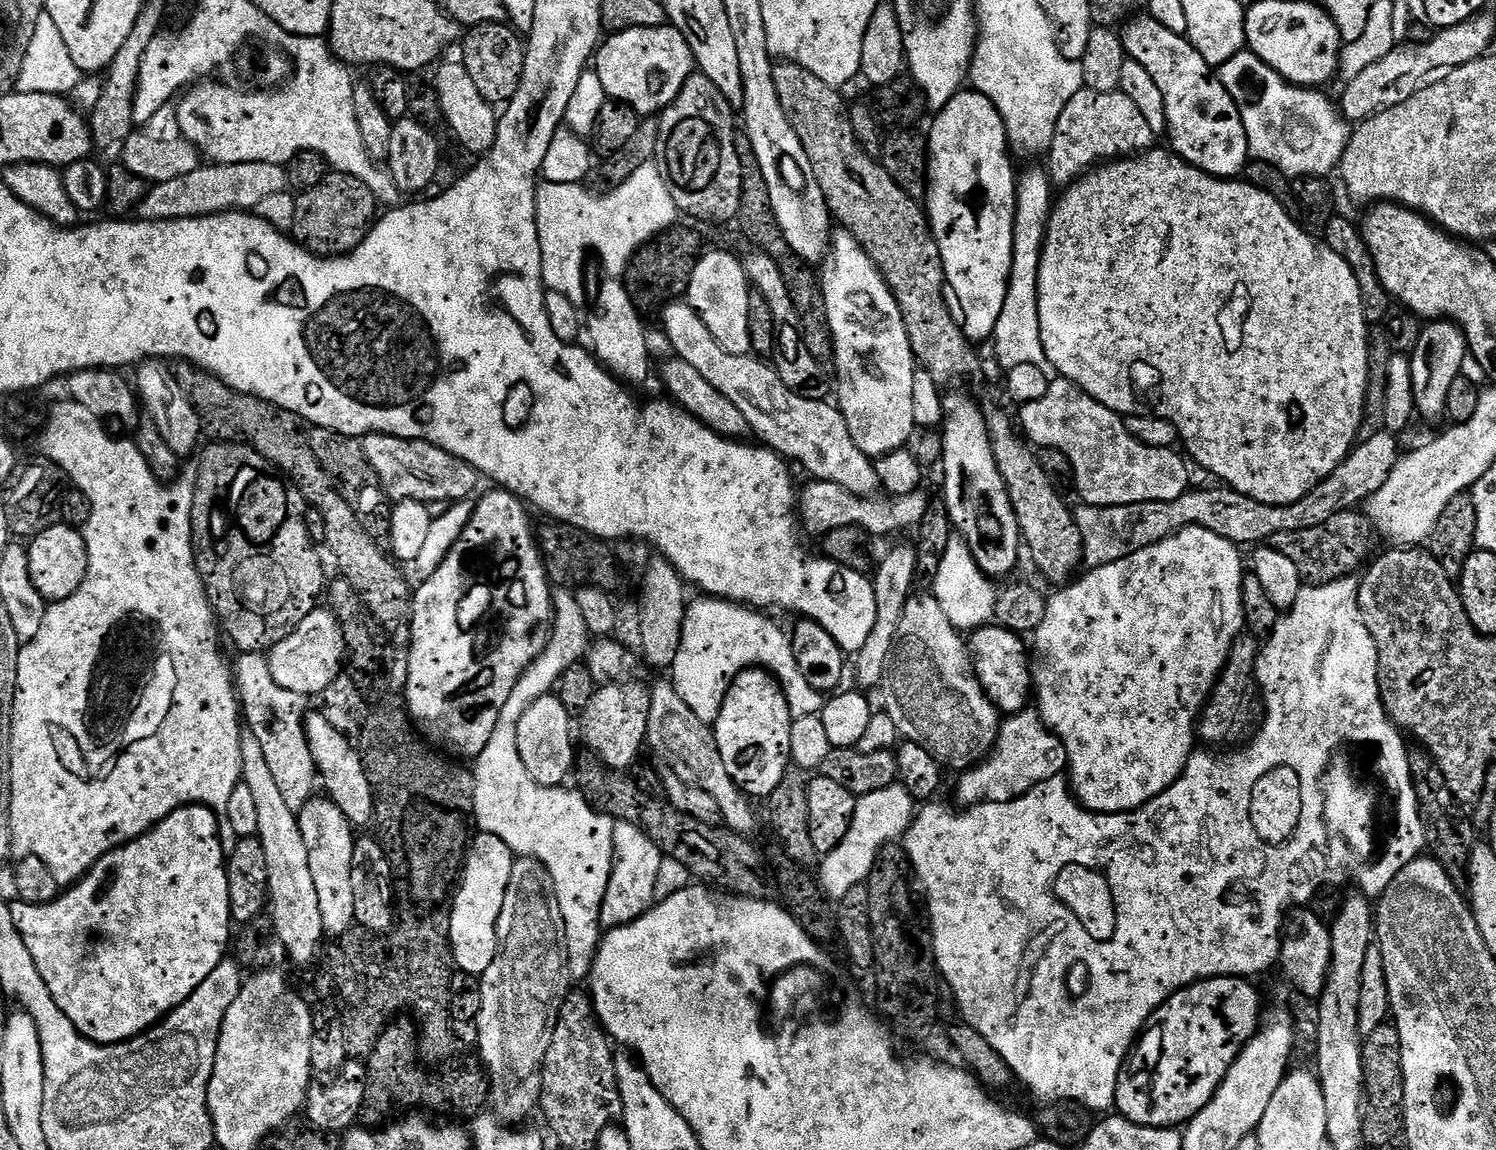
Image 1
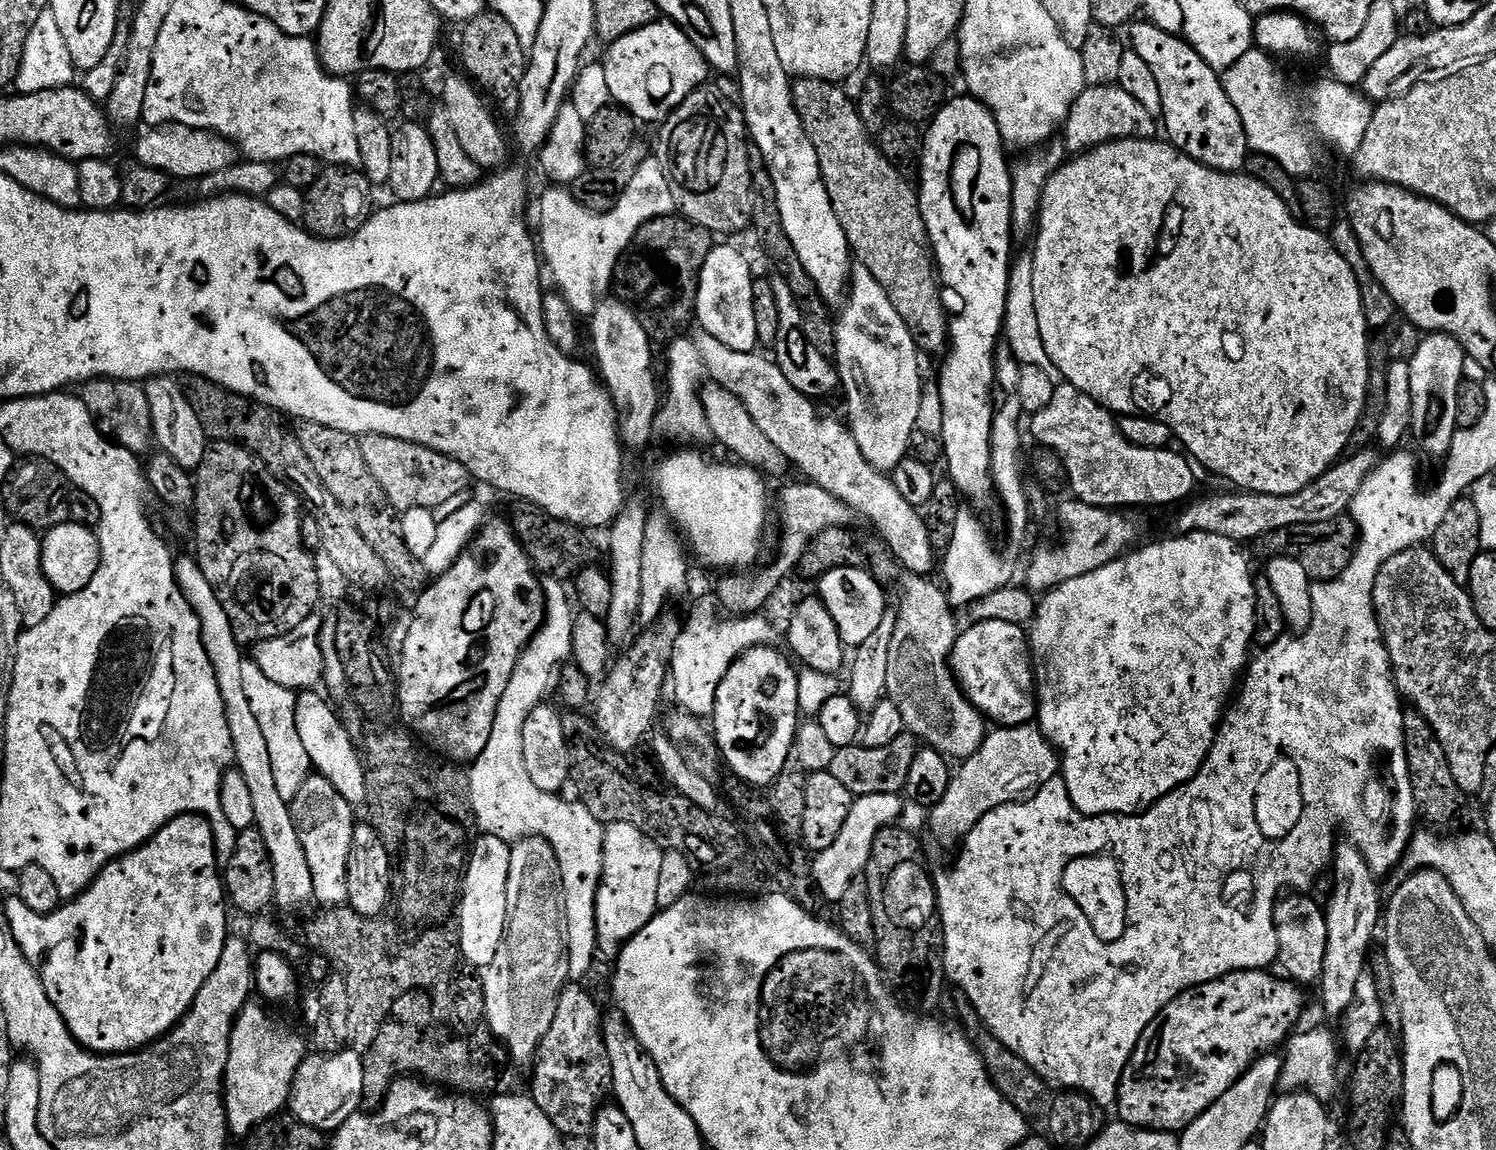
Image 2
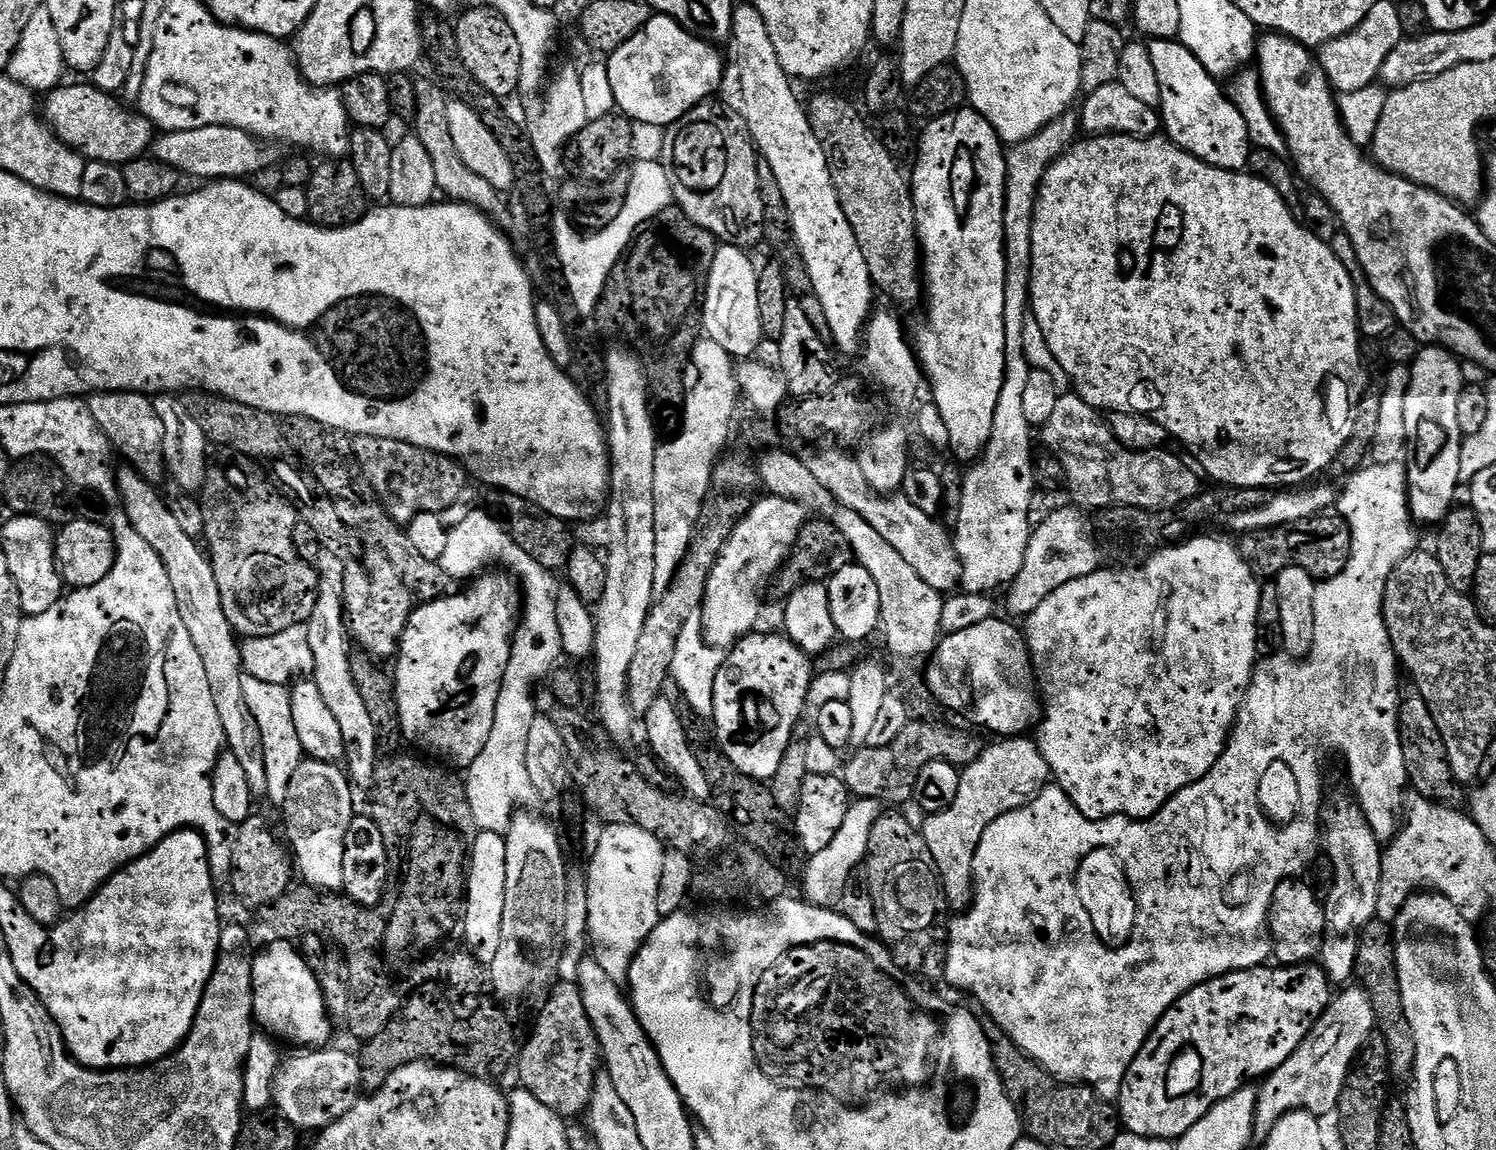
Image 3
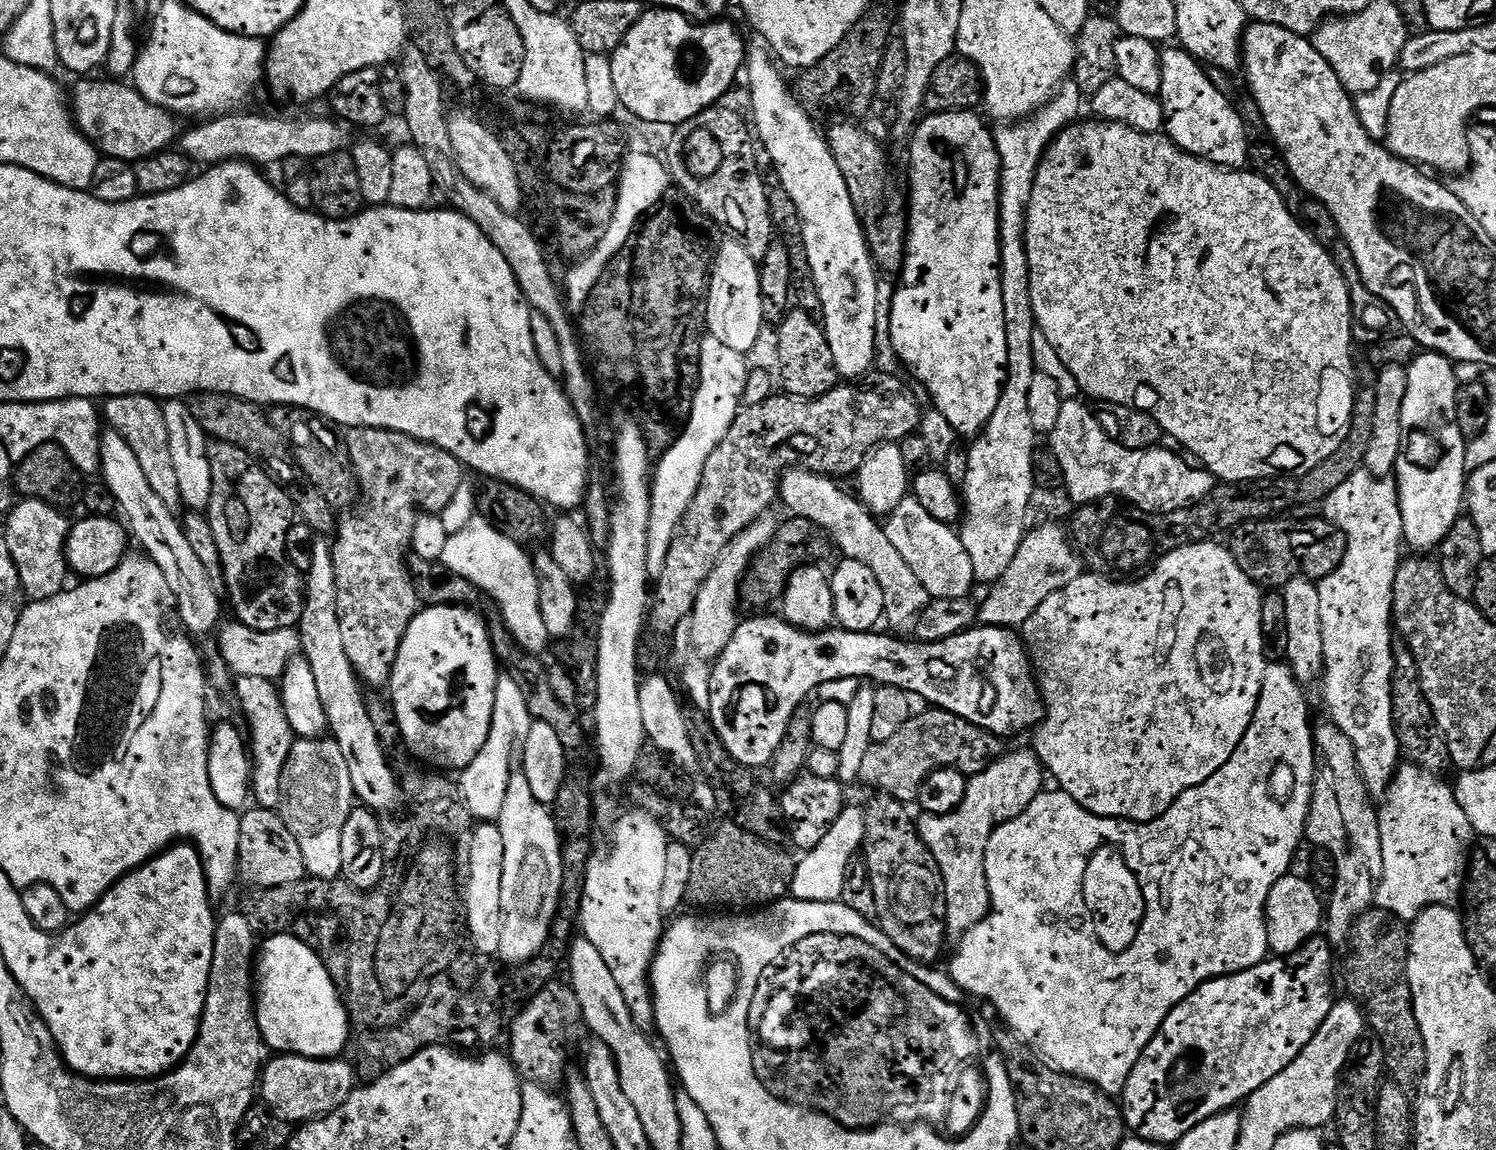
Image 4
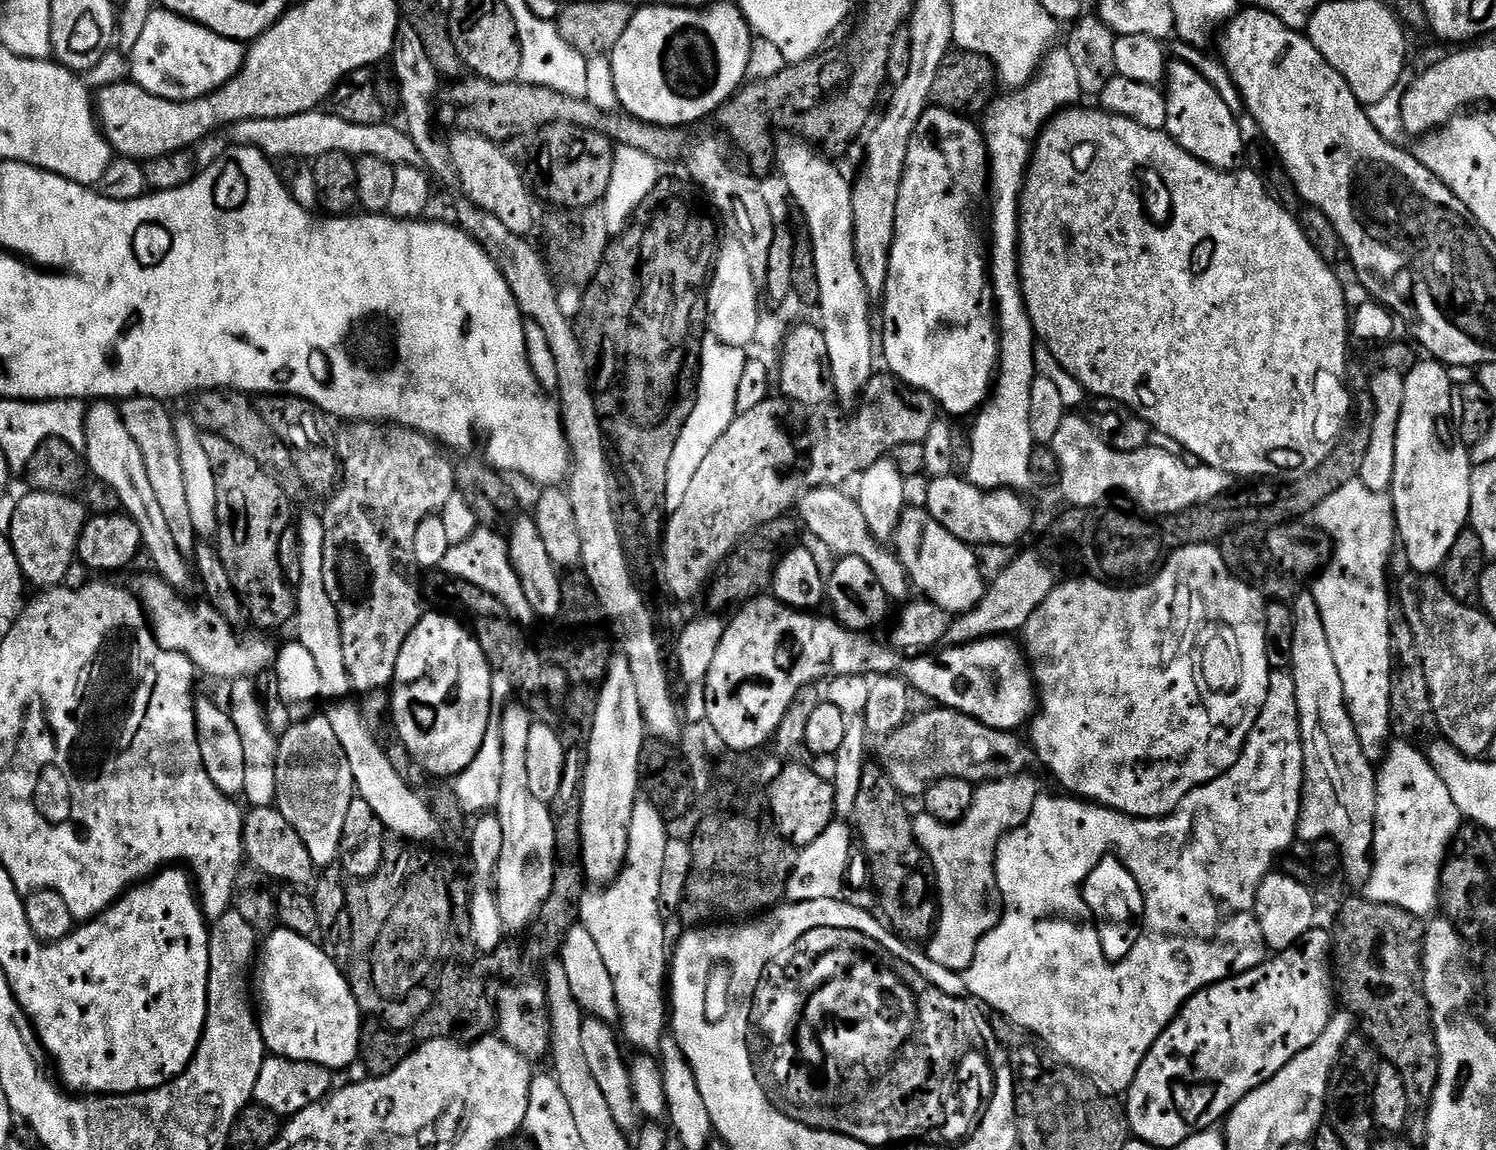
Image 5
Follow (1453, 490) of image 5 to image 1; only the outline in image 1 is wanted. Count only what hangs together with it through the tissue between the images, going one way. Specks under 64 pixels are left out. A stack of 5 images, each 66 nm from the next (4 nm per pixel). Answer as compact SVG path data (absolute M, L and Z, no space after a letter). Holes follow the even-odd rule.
M1433 320L1420 330L1418 346L1410 353L1412 381L1417 413L1428 420L1436 420L1447 413L1446 400L1450 398L1450 386L1465 371L1464 356L1469 355L1468 340L1463 330L1451 320Z

